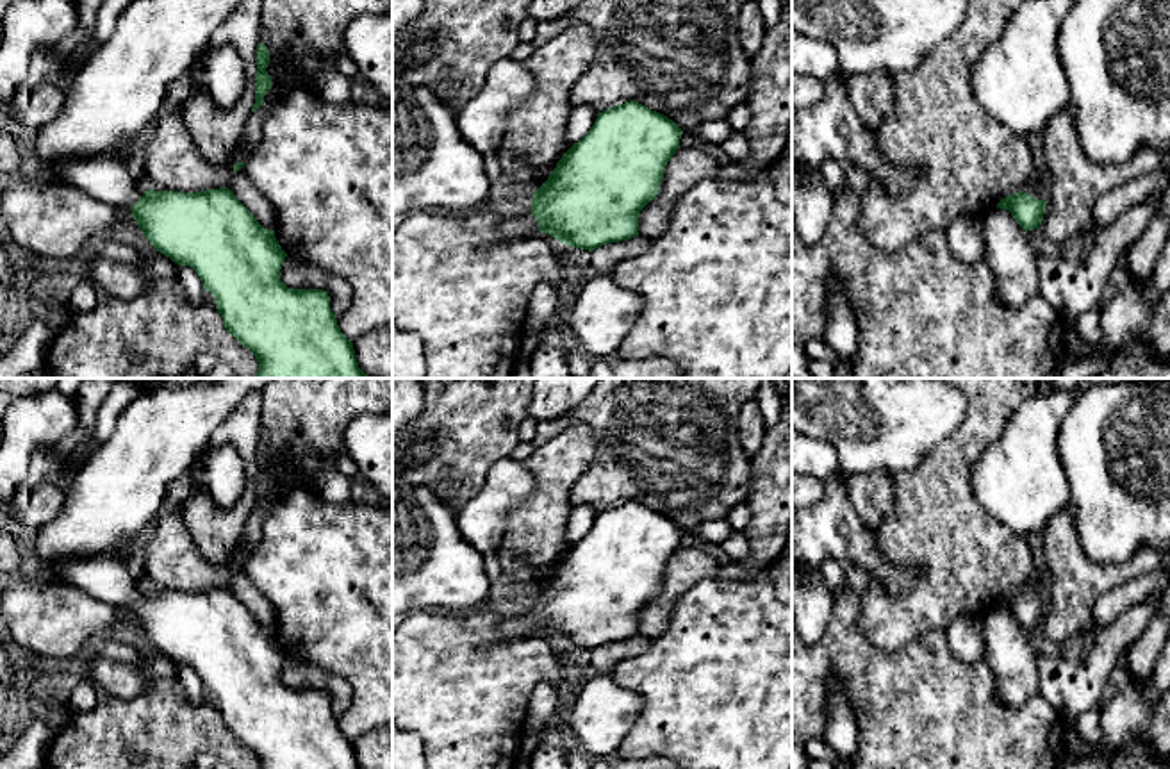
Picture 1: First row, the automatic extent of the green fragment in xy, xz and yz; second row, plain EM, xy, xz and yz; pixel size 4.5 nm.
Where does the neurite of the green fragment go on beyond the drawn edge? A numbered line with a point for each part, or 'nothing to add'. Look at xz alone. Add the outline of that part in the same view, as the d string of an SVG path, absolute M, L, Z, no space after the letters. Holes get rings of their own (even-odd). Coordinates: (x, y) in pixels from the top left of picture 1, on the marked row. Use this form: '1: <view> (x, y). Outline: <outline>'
1: xz (527, 225). Outline: M531 212L519 218L501 218L498 236L501 239L530 237L540 234L539 223Z

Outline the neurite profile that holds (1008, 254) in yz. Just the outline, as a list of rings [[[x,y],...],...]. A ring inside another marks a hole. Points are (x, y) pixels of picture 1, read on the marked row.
[[[993,207],[983,216],[983,246],[1002,305],[1020,307],[1040,294],[1036,250],[1009,211]]]

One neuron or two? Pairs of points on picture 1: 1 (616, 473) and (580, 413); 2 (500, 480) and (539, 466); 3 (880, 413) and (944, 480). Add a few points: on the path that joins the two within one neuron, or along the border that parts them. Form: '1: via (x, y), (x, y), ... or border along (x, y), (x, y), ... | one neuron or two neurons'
1: via (614, 457), (614, 439), (596, 421) | one neuron
2: border along (523, 463), (534, 479), (534, 491), (512, 509) | two neurons
3: border along (955, 430), (915, 468), (894, 473) | two neurons

